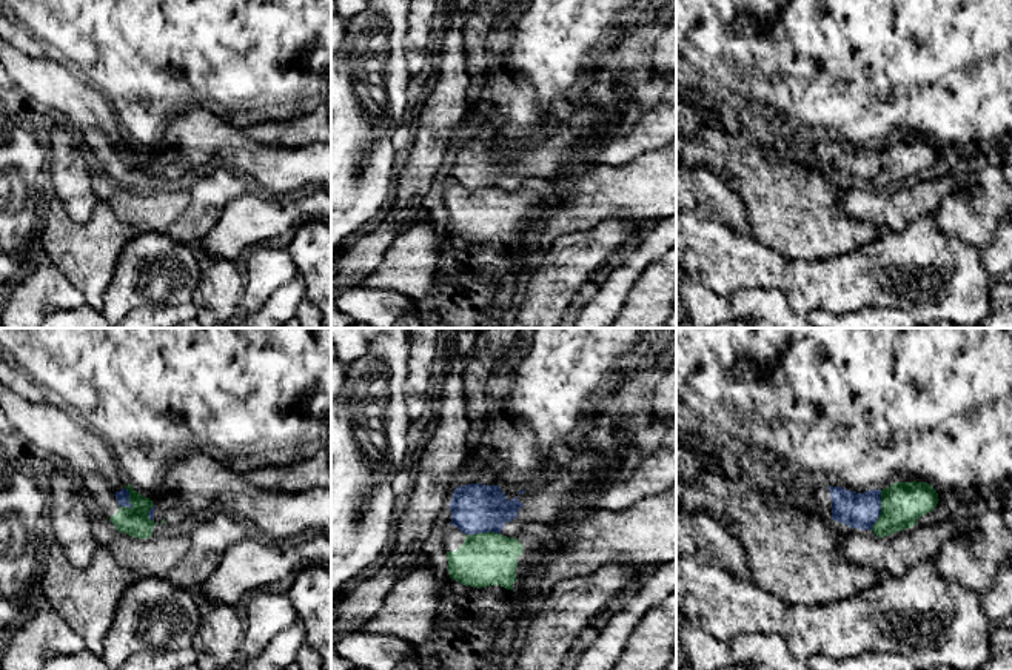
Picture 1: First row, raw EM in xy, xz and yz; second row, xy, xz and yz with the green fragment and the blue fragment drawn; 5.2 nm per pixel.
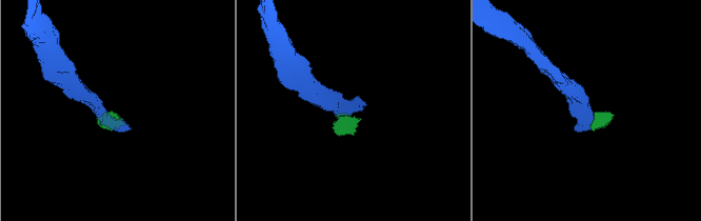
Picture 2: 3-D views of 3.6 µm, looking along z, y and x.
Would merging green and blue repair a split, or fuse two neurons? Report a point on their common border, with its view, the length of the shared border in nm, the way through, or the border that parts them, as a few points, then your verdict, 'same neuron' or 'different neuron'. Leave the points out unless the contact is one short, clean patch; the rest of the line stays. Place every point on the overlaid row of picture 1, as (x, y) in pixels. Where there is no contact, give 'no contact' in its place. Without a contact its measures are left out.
yz (881, 510) | 220 nm | along yz (881, 490), (881, 513), (871, 529) | different neuron

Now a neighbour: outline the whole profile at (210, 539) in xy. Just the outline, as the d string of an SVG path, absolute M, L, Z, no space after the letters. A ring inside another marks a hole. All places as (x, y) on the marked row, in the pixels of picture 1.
M217 510L211 519L191 530L188 534L191 545L168 573L166 581L176 588L197 590L216 570L225 550L251 533L251 527L240 518Z

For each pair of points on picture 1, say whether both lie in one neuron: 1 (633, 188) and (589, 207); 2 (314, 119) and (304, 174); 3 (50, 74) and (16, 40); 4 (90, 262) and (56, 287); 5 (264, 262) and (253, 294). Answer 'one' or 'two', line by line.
1: one
2: two
3: two
4: two
5: one

